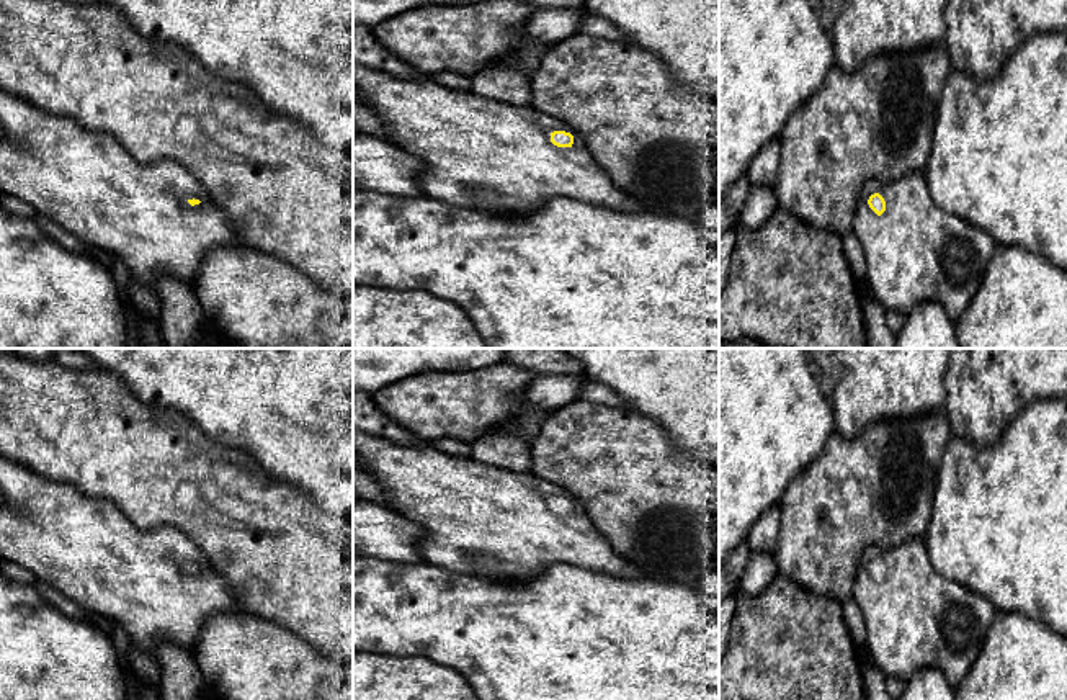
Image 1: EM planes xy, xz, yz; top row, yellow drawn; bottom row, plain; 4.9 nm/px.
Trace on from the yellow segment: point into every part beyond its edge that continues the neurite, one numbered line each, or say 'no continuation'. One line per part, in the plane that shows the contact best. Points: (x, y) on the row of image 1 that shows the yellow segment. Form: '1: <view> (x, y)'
1: xz (481, 154)

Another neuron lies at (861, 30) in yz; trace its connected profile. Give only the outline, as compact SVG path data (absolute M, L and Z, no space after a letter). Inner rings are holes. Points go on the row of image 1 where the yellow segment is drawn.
M819 0L832 15L835 64L855 72L868 59L943 43L948 0Z

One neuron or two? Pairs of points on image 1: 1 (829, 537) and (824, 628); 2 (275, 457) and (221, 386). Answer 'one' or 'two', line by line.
1: two
2: one

